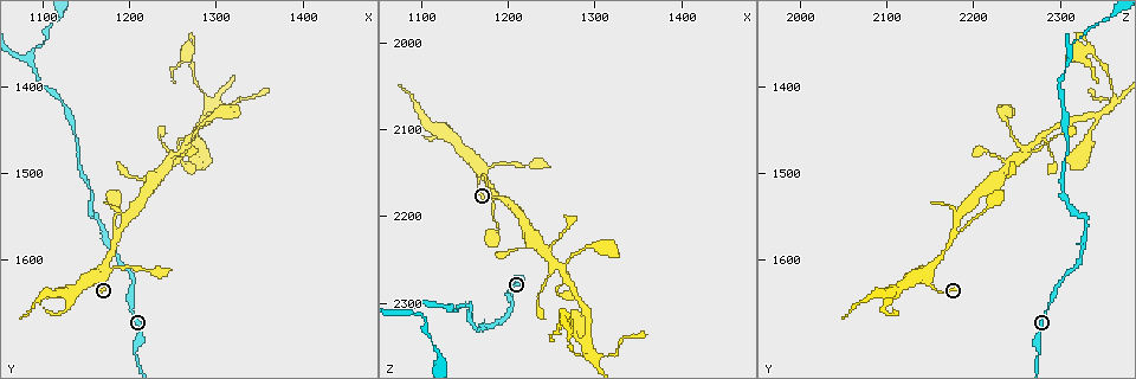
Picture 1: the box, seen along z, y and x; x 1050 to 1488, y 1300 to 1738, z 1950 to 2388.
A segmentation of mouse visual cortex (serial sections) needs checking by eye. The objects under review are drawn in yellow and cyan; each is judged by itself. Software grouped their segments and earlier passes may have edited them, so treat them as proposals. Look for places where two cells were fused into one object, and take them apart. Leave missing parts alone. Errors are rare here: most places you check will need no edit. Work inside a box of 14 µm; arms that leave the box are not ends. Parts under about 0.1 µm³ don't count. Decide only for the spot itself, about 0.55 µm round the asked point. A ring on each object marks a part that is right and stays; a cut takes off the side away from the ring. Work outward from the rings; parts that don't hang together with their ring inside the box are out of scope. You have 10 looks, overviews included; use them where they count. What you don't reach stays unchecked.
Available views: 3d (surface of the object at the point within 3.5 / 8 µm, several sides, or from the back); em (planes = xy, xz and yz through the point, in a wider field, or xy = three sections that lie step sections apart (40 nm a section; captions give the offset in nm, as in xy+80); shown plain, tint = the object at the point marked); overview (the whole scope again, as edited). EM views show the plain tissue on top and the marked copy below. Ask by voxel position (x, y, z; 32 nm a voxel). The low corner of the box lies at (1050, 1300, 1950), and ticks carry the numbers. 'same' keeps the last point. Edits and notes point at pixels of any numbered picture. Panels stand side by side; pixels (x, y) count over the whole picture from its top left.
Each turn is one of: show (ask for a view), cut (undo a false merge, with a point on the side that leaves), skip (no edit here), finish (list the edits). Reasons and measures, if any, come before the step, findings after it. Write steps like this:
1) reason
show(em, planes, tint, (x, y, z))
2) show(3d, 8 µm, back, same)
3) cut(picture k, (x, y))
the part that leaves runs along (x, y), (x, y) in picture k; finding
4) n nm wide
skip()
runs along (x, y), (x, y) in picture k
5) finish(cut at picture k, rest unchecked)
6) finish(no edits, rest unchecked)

sudden change in width
show(3d, 8 µm, (1185, 1570, 2180))

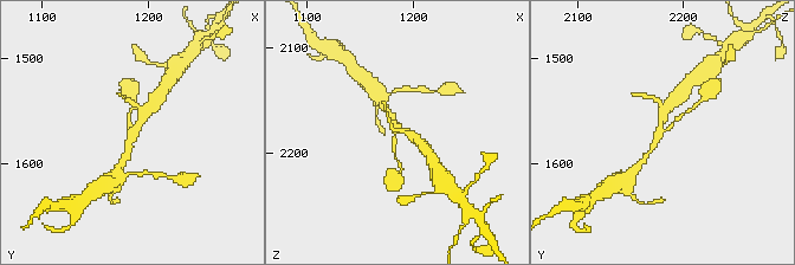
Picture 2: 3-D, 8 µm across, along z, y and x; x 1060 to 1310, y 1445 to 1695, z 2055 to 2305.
closer look
show(3d, 3.5 µm, (1182, 1574, 2176))

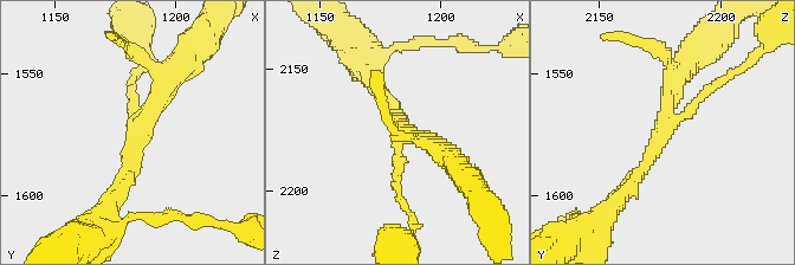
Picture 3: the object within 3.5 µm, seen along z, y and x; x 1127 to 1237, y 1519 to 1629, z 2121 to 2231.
shape alone is not enough
show(em, xy, step 5, tint, (1185, 1573, 2177))

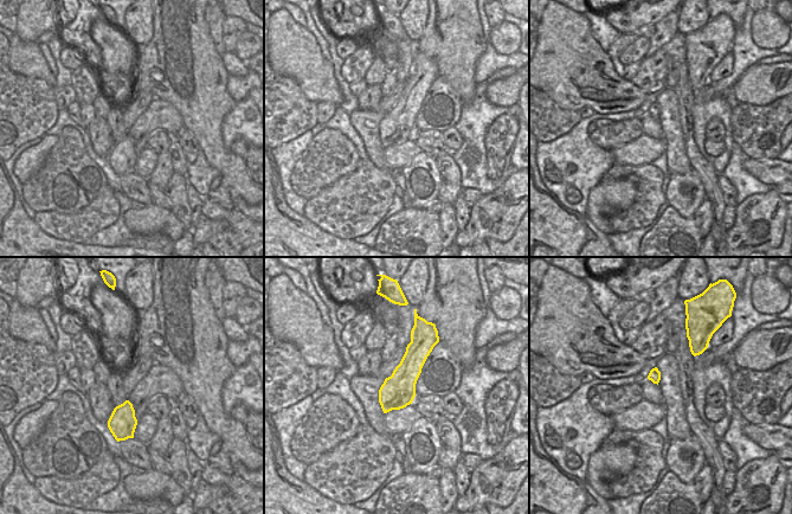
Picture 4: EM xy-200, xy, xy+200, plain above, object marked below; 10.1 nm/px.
3 arms
skip()
runs along (116, 193), (137, 128), (178, 66) in picture 3; continuous, no second cell

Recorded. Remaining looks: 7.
small branch off a trunk
show(em, planes, tint, (1260, 1475, 2260))

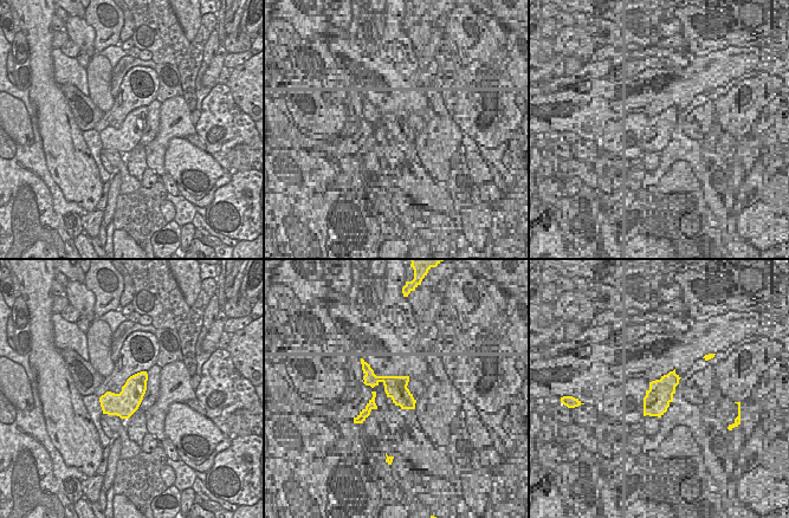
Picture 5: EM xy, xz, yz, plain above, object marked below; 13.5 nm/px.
show(3d, 3.5 µm, same)

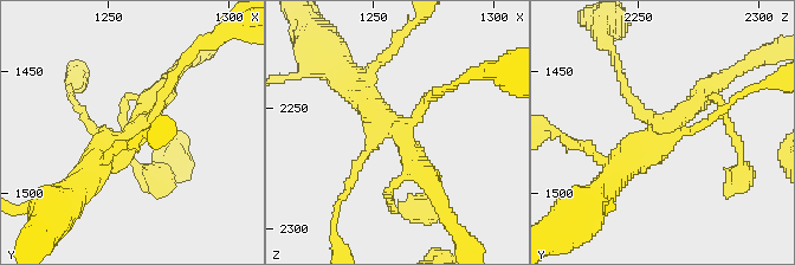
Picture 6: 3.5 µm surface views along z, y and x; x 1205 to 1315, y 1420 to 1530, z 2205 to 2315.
340 nm wide
skip()
runs along (612, 179), (652, 149), (712, 84) in picture 6; continuous, no second cell

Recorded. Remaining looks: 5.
abrupt turn
show(3d, 3.5 µm, (1165, 1550, 2330))

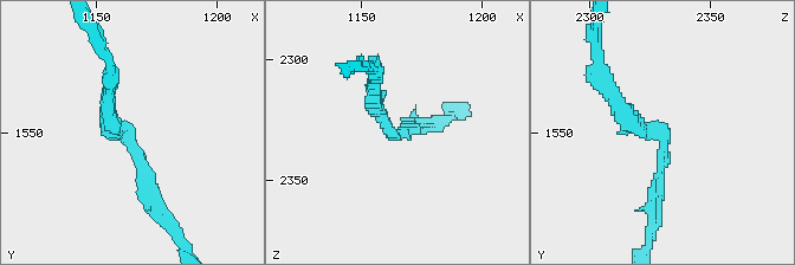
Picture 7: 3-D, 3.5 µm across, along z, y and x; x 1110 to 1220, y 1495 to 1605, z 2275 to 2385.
arms of 200, 200 nm
show(em, xy, step 1, tint, (1163, 1552, 2330))

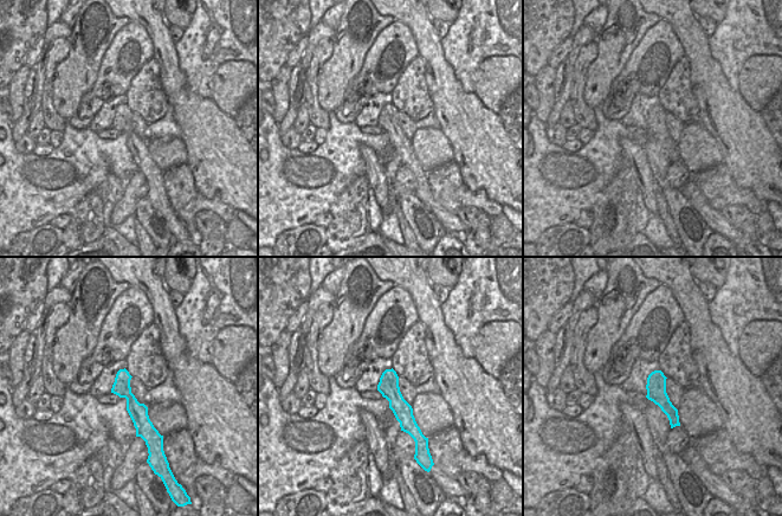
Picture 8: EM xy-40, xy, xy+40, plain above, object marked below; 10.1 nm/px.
skip()
runs along (153, 208), (110, 95) in picture 7; continuous, no second cell

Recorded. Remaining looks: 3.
two arms in line, one across
show(3d, 3.5 µm, (1295, 1420, 2360))

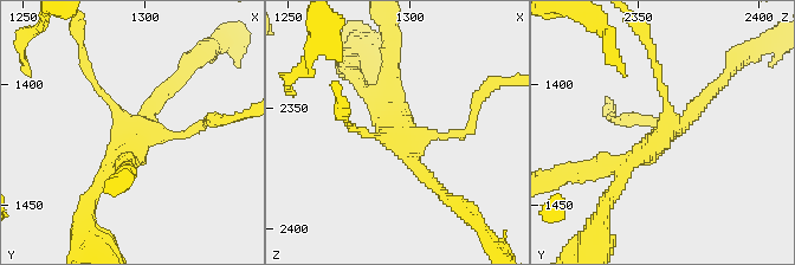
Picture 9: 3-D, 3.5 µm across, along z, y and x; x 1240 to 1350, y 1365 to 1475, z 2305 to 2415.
now the EM
show(em, planes, tint, (1293, 1420, 2362))

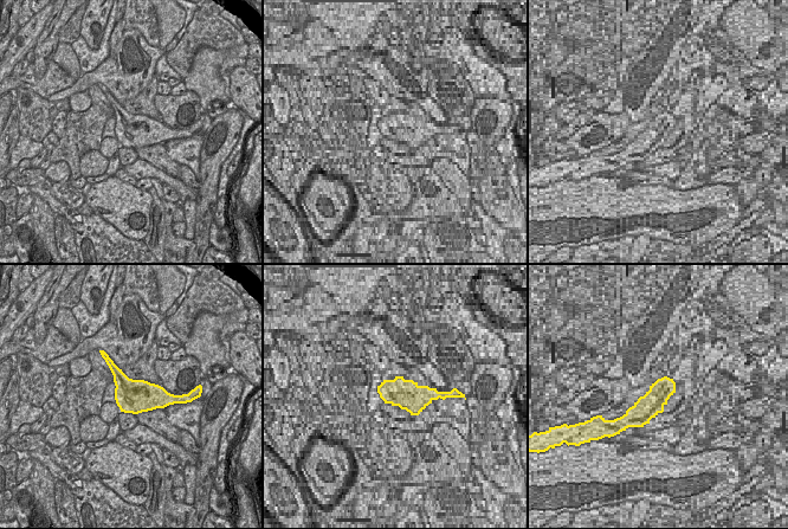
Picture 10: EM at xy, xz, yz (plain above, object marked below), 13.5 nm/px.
skip()
runs along (600, 167), (666, 130), (658, 65) in picture 9; all the same cell

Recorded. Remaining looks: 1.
finish(no edits, rest unchecked)

